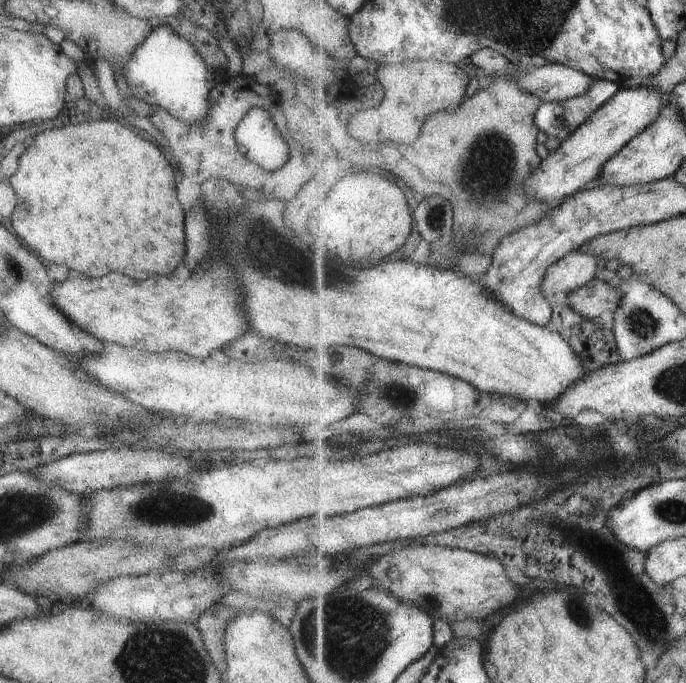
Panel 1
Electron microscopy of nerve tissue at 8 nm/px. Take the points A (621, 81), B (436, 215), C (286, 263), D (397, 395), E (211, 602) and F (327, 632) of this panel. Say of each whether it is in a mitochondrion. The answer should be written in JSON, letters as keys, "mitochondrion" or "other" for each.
{"A":"other","B":"mitochondrion","C":"mitochondrion","D":"mitochondrion","E":"other","F":"mitochondrion"}

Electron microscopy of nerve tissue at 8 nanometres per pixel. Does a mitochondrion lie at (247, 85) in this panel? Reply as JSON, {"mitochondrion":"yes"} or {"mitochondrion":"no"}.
{"mitochondrion":"no"}

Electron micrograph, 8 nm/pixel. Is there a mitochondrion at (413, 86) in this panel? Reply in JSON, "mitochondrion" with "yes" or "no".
{"mitochondrion":"no"}

